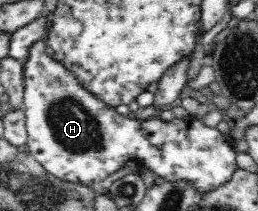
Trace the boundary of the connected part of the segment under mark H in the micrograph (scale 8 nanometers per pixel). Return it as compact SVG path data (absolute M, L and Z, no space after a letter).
M36 39L29 50L24 66L24 113L28 141L24 148L43 166L43 169L61 181L80 183L93 187L94 183L105 181L107 177L121 171L129 162L135 163L136 173L151 171L173 183L190 183L199 194L209 193L217 187L223 187L233 173L237 171L237 153L231 138L220 133L217 128L207 127L201 120L171 119L164 121L160 117L151 117L143 121L116 113L115 109L105 106L95 95L85 88L77 86L77 80L71 72L45 54L46 40Z

